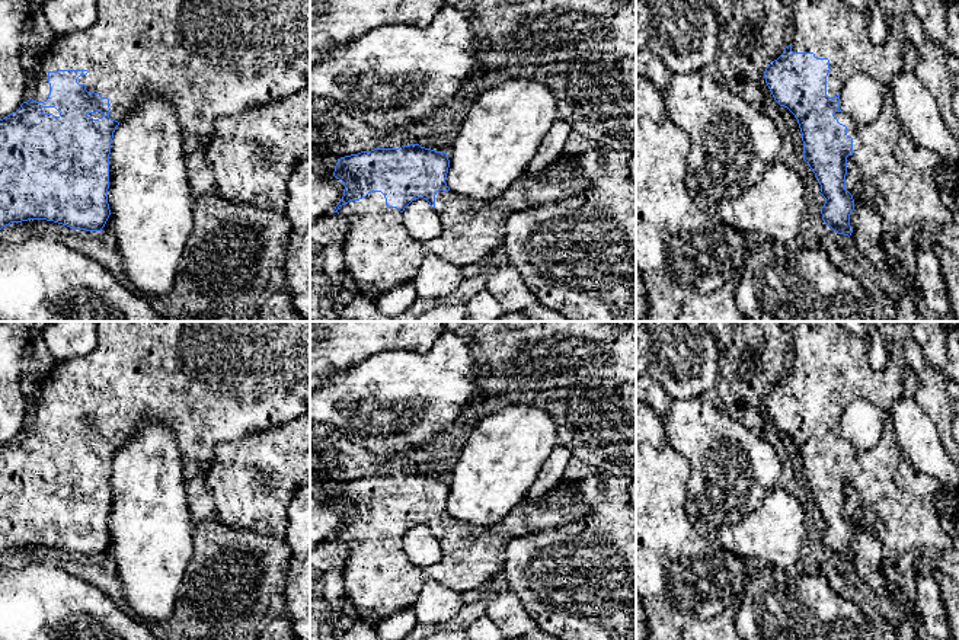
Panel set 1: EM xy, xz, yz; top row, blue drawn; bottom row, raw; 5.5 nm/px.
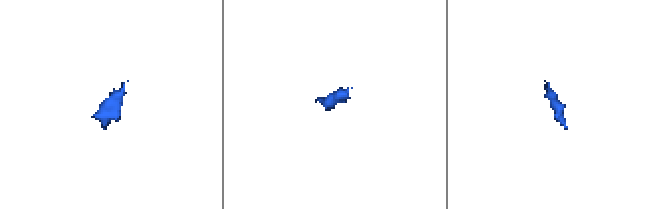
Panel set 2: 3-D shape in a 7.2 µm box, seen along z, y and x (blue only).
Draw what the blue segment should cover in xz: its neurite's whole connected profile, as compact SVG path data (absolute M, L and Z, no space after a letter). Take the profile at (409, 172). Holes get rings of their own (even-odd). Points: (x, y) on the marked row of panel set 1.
M421 147L374 148L338 159L333 176L345 189L335 207L349 223L343 241L346 271L361 294L377 301L393 288L412 282L426 256L438 256L458 268L473 265L504 246L505 220L518 211L549 201L559 201L591 188L588 179L569 169L553 175L547 167L537 175L522 175L492 201L476 201L453 192L445 177L450 160L447 153ZM418 198L423 198L437 212L441 234L428 241L412 239L403 227L402 212Z

